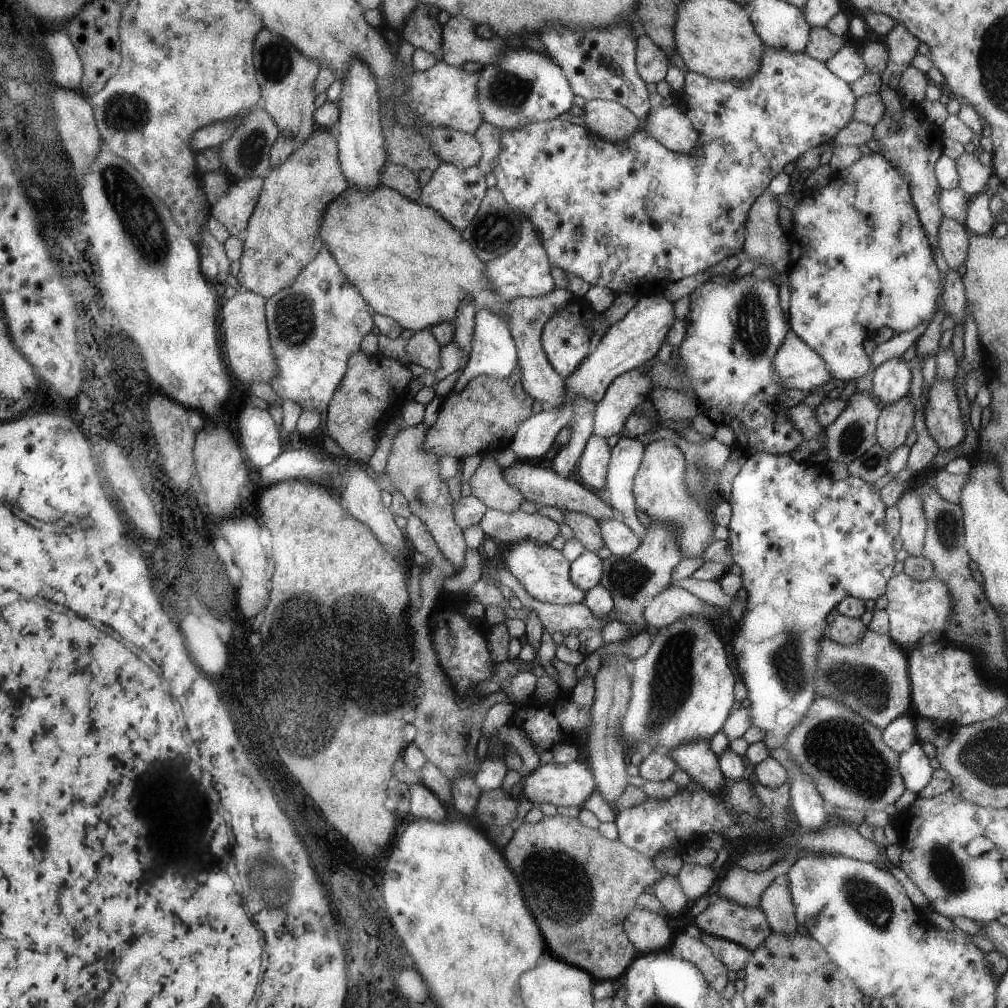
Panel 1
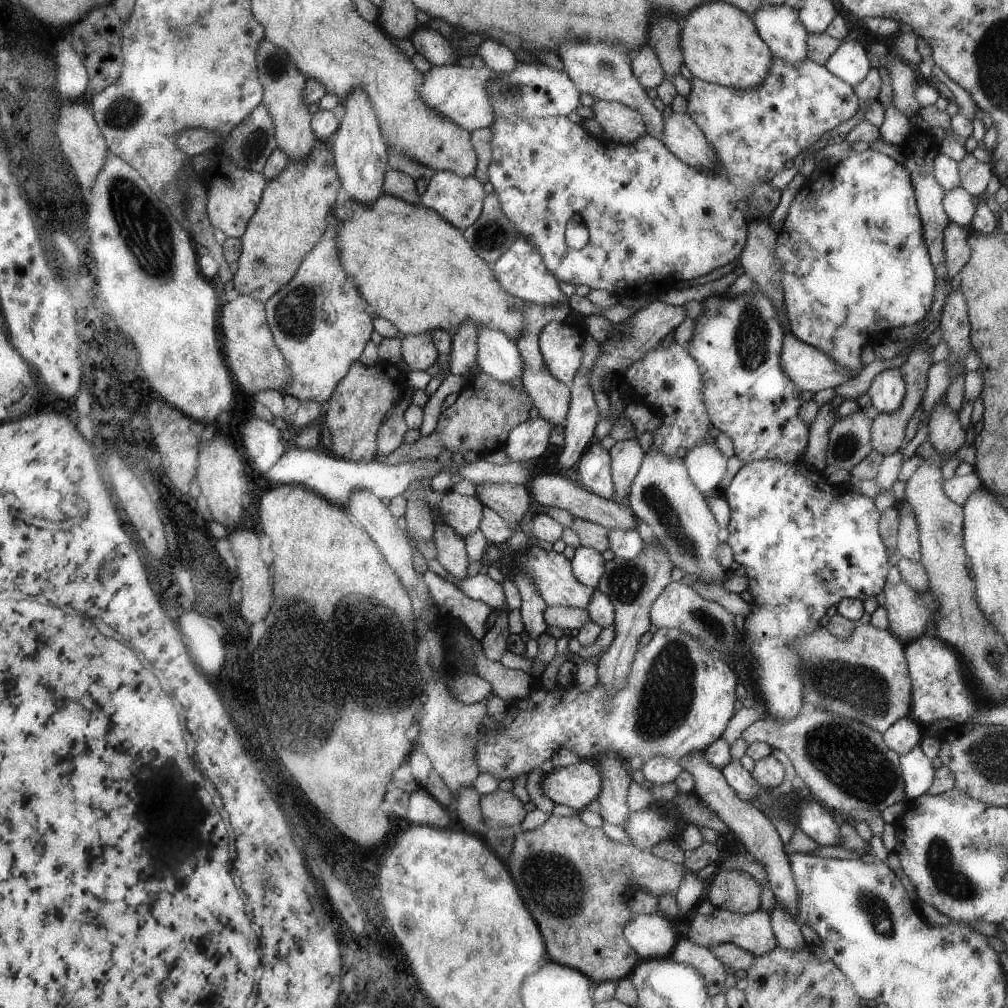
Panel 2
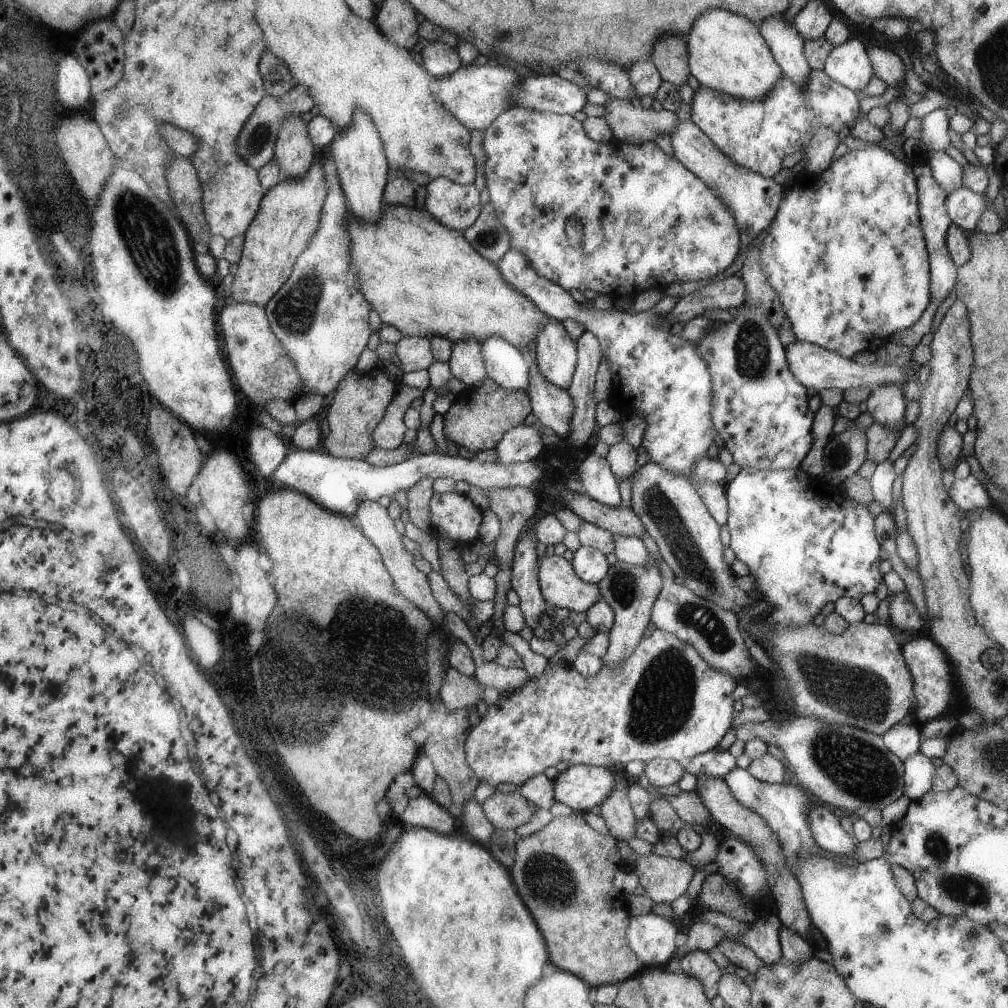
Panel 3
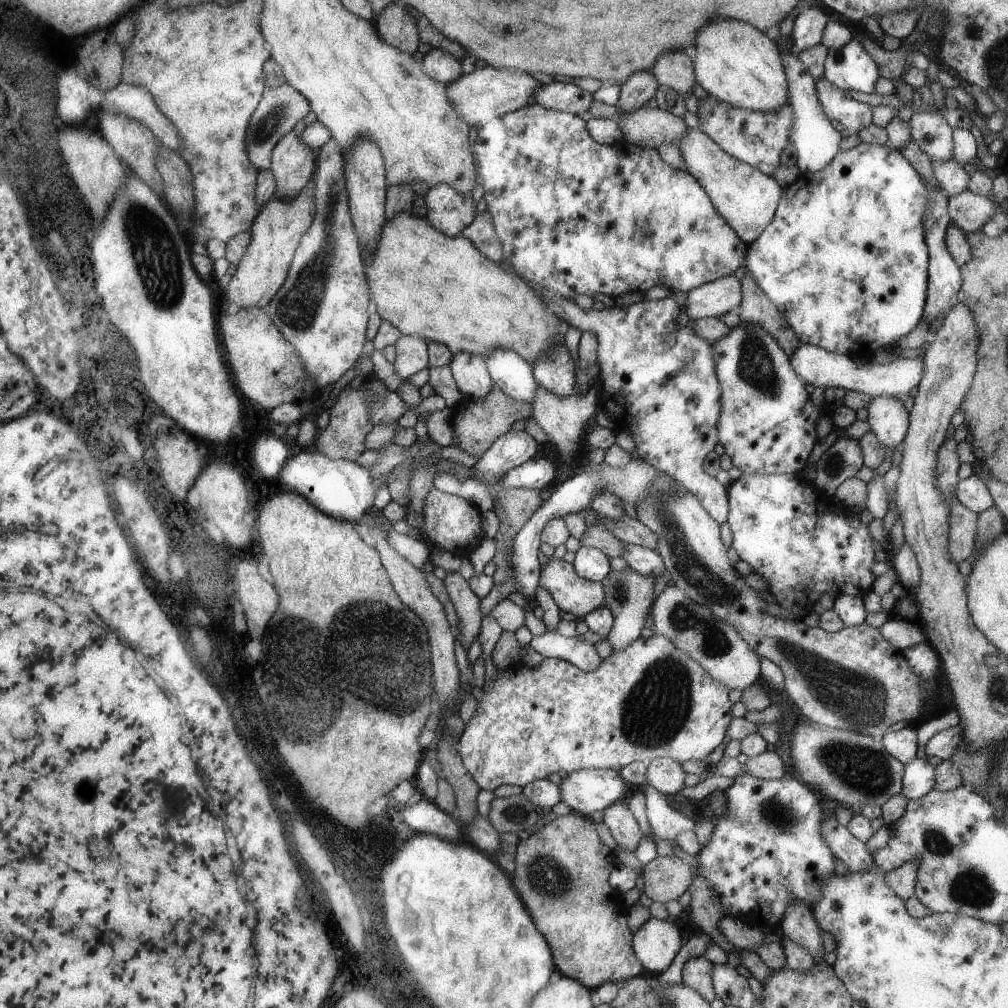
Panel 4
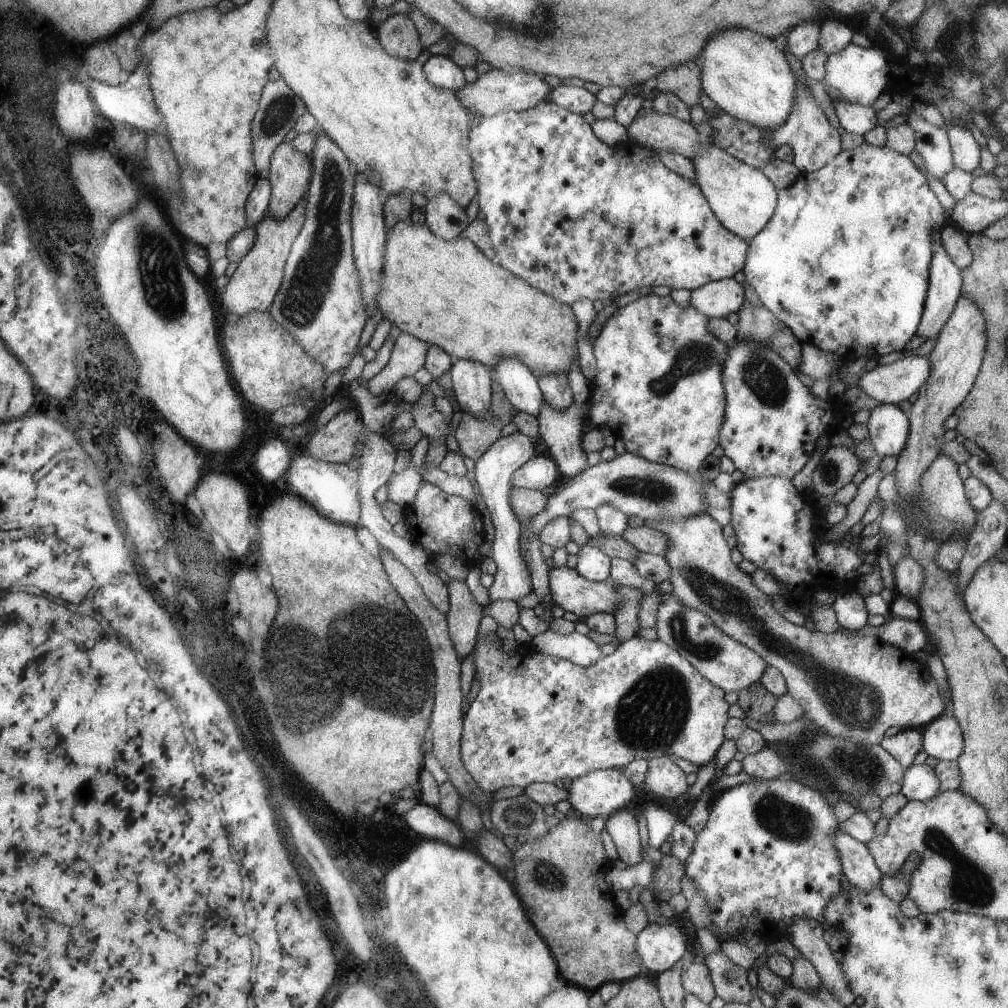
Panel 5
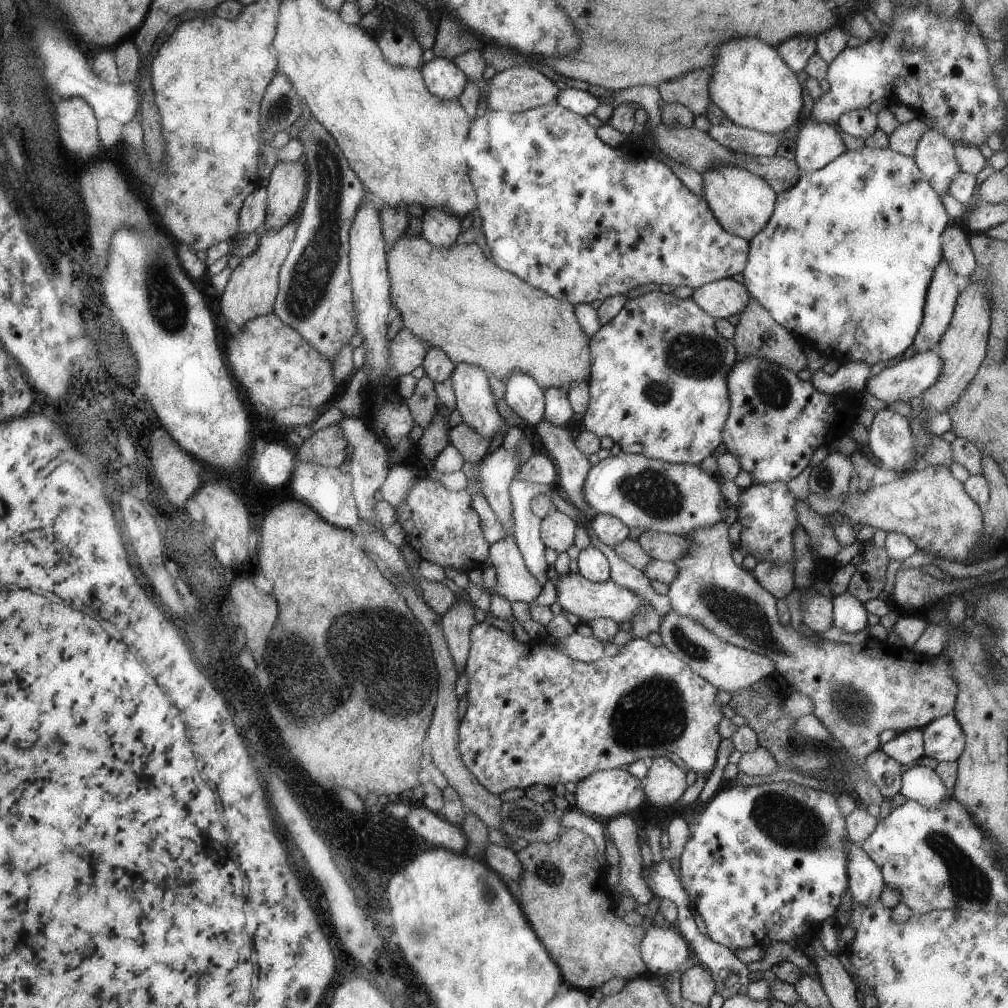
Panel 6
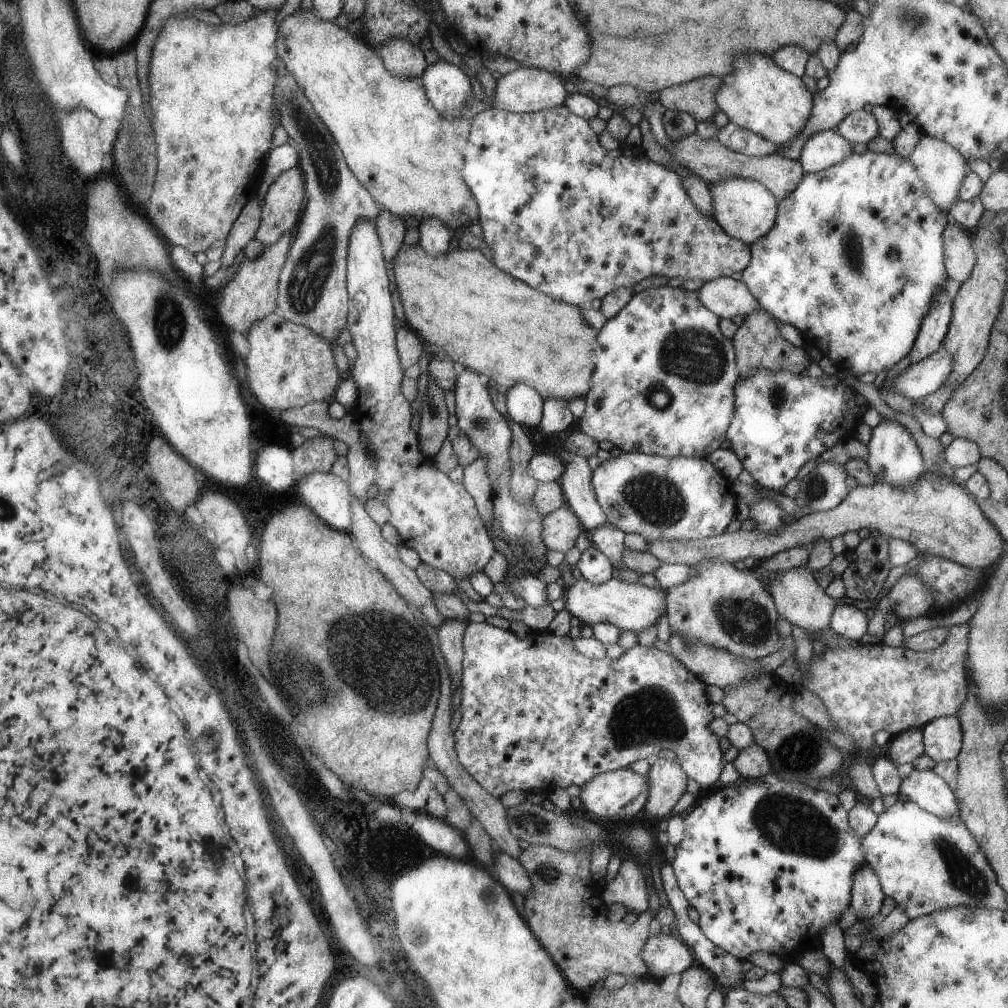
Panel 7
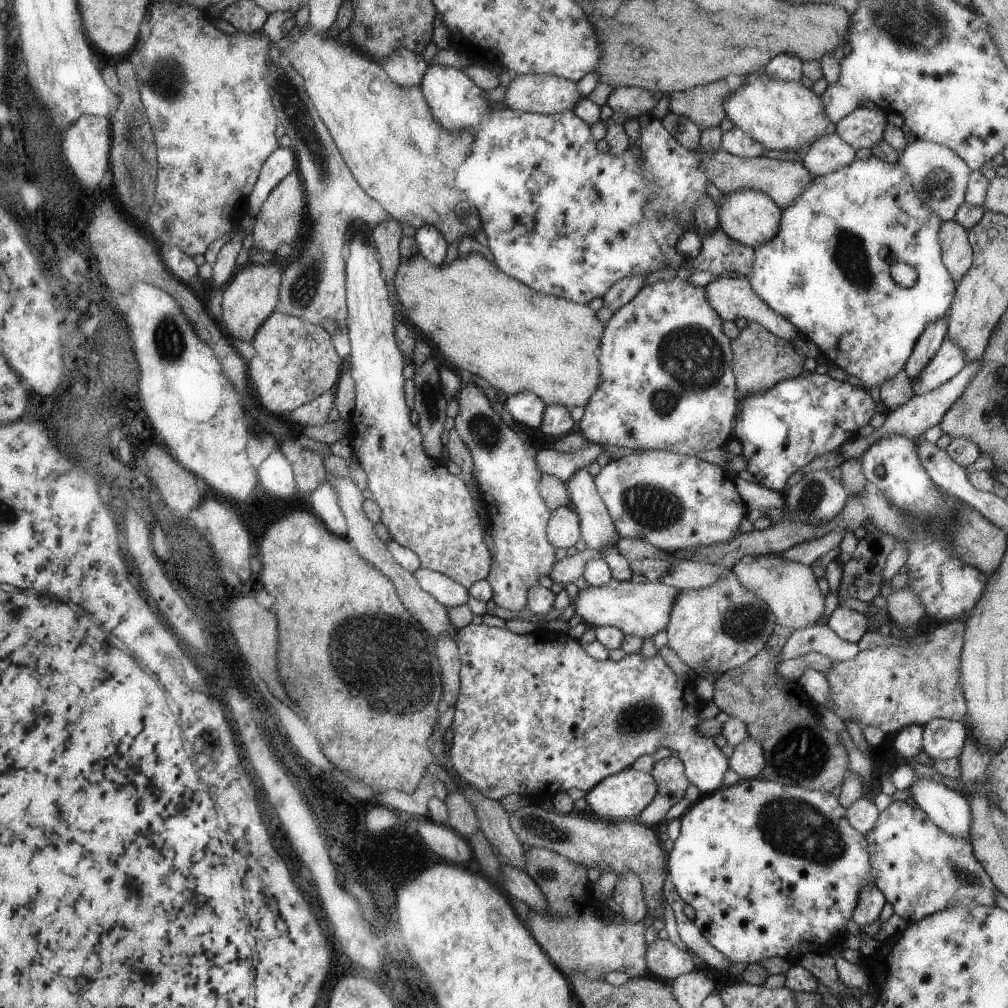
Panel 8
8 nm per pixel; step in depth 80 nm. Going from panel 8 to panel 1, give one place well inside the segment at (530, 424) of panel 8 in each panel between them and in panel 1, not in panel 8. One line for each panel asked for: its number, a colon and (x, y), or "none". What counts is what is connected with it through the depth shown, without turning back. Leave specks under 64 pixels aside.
1: (494, 353)
2: (498, 355)
3: (504, 363)
4: (514, 375)
5: (521, 386)
6: (524, 395)
7: (525, 405)

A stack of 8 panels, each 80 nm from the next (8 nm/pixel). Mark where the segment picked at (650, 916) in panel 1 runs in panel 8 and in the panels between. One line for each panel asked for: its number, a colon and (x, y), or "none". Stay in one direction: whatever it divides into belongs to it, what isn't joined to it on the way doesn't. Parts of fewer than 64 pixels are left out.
2: (651, 936)
3: (653, 939)
4: (657, 943)
5: (660, 946)
6: (663, 950)
7: (665, 955)
8: (666, 961)

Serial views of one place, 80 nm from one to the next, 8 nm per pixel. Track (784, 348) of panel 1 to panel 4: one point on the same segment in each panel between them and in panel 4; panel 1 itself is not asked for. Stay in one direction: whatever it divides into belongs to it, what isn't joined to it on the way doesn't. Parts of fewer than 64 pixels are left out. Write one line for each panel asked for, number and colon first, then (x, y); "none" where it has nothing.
2: (811, 370)
3: (816, 368)
4: (824, 369)

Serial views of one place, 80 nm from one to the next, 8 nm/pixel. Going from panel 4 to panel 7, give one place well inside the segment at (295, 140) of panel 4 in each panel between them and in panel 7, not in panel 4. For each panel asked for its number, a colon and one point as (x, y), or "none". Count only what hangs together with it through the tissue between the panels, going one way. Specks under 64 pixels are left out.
5: (289, 173)
6: (286, 185)
7: (283, 200)

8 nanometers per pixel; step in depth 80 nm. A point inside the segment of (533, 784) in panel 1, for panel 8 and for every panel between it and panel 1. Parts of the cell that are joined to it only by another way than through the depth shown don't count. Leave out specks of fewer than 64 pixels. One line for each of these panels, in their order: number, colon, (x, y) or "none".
2: (577, 785)
3: (580, 787)
4: (587, 791)
5: (601, 792)
6: (607, 794)
7: (616, 795)
8: (622, 795)

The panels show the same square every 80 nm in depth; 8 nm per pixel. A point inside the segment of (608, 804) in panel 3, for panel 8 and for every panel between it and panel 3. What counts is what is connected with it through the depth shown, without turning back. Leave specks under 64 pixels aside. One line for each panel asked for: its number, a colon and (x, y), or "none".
4: (623, 826)
5: (622, 826)
6: (623, 831)
7: (629, 888)
8: (628, 892)

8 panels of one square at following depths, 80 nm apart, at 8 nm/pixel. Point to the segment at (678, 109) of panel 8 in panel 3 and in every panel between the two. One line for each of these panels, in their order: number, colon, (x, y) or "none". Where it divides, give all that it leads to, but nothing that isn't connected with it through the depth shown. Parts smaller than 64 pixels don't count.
3: (669, 56)
4: (675, 69)
5: (684, 80)
6: (691, 90)
7: (697, 97)

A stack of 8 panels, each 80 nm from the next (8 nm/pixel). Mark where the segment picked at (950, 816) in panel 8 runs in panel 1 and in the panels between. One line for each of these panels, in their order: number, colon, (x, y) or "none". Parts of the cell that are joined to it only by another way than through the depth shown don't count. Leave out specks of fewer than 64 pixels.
1: (914, 766)
2: (917, 770)
3: (918, 770)
4: (918, 779)
5: (919, 782)
6: (919, 783)
7: (930, 791)

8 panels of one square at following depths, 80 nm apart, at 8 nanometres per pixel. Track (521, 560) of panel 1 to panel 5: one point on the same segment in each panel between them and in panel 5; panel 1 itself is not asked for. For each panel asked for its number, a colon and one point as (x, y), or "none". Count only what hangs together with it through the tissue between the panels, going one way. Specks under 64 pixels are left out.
2: (551, 572)
3: (561, 587)
4: (571, 592)
5: (569, 589)

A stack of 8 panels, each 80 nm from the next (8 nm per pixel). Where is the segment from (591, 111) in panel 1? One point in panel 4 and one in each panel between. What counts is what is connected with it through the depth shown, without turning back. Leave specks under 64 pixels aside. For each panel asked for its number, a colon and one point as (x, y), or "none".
2: (622, 124)
3: (631, 124)
4: (648, 127)

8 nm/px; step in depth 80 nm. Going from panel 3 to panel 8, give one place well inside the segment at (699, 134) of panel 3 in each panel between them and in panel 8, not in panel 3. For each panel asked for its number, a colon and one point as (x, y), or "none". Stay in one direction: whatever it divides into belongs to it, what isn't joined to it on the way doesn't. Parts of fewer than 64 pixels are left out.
4: (747, 198)
5: (743, 198)
6: (743, 202)
7: (746, 209)
8: (748, 215)

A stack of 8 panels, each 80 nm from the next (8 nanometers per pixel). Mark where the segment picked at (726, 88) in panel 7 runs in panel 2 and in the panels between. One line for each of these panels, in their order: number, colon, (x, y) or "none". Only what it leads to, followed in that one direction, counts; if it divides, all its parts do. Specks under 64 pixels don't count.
2: (719, 43)
3: (726, 51)
4: (739, 64)
5: (742, 71)
6: (755, 87)

